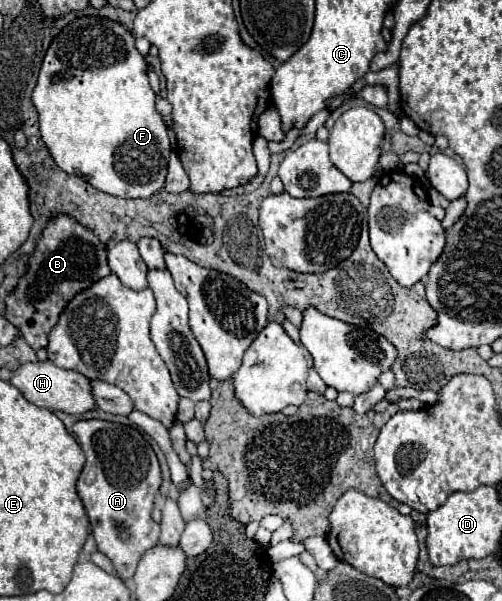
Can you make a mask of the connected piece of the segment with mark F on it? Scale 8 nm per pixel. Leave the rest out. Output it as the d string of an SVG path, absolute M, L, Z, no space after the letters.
M83 16L69 22L51 42L33 90L39 130L53 160L69 174L83 176L101 192L119 198L149 198L165 186L171 144L167 126L155 110L155 92L145 74L147 62L135 48L131 30L109 18Z

